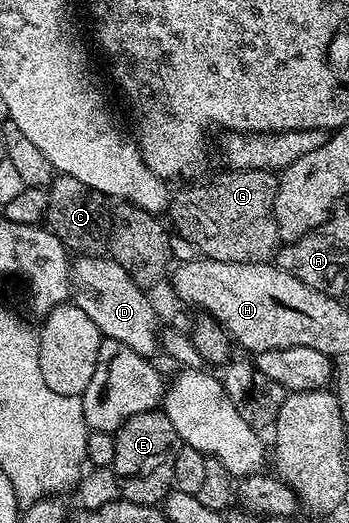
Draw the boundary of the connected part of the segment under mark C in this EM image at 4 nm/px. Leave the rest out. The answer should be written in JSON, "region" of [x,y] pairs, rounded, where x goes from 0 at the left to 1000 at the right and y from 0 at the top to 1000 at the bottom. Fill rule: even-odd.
{"region":[[[160,335],[135,361],[132,434],[206,484],[226,489],[295,489],[309,480],[307,457],[318,446],[318,407],[309,377],[244,356],[223,340]]]}

